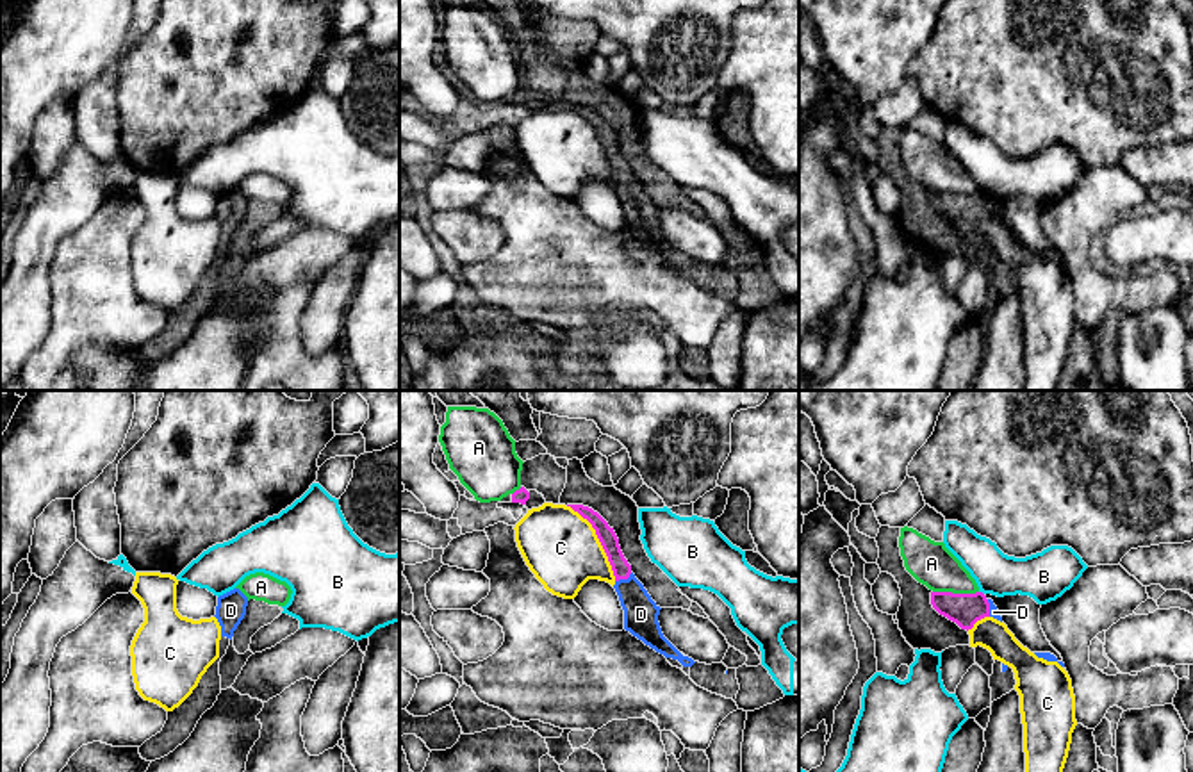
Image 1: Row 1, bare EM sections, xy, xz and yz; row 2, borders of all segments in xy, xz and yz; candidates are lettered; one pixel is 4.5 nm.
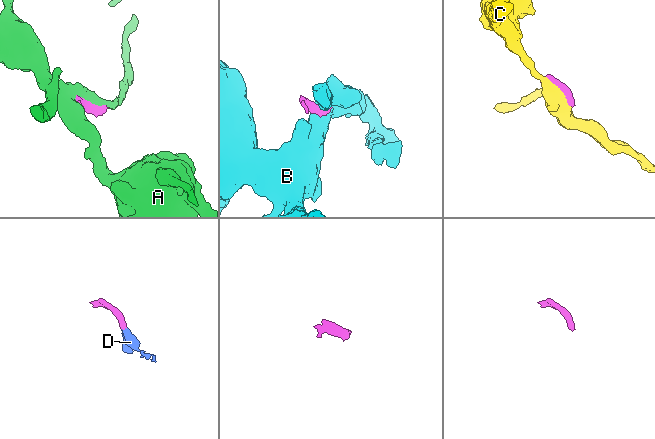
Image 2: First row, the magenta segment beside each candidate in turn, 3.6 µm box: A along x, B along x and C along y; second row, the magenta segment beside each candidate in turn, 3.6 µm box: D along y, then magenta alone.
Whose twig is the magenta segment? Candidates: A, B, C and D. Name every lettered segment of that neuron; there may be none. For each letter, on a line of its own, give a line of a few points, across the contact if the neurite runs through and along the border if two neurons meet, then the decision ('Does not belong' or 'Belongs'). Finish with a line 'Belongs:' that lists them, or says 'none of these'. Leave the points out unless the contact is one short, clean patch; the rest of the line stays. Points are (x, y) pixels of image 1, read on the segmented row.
A: Does not belong
B: Line: yz (979, 591), (983, 594). Does not belong
C: Does not belong
D: Line: xz (621, 569), (623, 578), (641, 614). Belongs
Belongs: D

